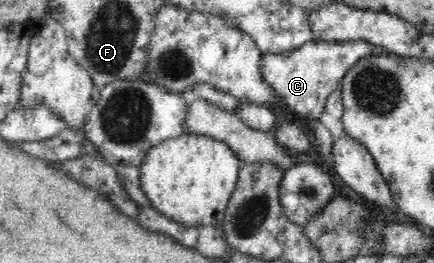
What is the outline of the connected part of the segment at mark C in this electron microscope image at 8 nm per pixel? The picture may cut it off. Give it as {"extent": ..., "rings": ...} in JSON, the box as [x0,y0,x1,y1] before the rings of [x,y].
{"extent":[260,40,384,118],"rings":[[[312,40],[299,49],[286,53],[261,53],[260,72],[281,105],[287,106],[302,117],[318,118],[326,108],[328,96],[341,87],[348,70],[363,56],[384,52],[383,47],[373,46],[369,42],[337,44]]]}

